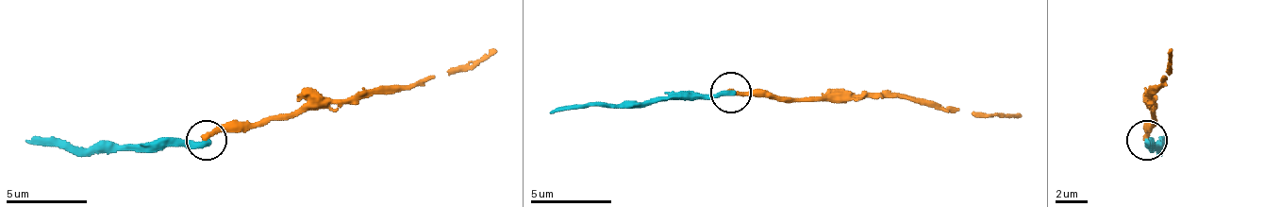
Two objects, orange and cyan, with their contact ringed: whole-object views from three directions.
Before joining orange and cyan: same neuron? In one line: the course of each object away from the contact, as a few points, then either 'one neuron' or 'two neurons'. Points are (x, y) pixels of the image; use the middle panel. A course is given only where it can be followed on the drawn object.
course orange (732, 92), (796, 99), (929, 99), (970, 112), (1022, 115); course cyan (732, 92), (590, 104), (550, 112); two neurons

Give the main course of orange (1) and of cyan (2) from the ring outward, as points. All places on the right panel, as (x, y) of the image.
1: (1146, 139), (1154, 119), (1154, 91), (1170, 66), (1170, 50)
2: (1146, 139), (1158, 151), (1166, 139)

